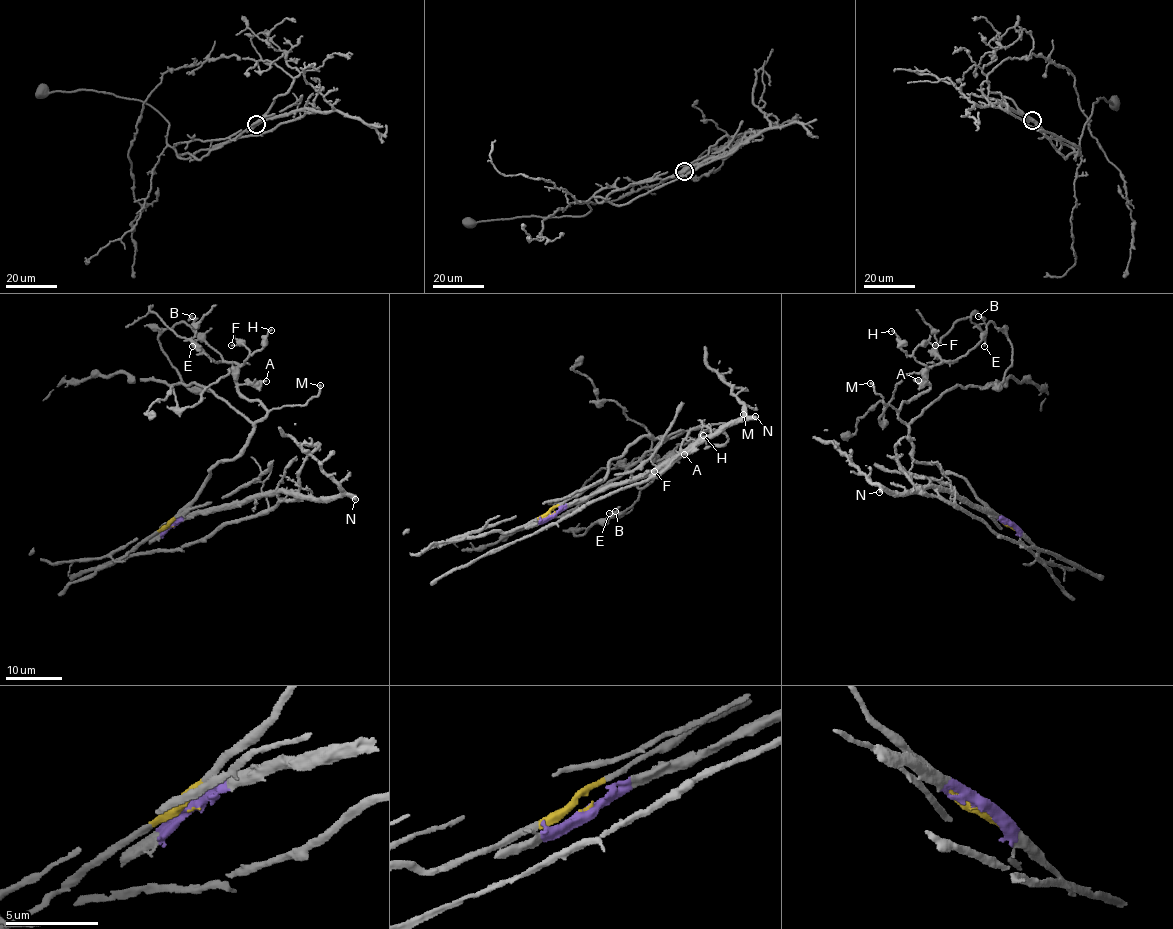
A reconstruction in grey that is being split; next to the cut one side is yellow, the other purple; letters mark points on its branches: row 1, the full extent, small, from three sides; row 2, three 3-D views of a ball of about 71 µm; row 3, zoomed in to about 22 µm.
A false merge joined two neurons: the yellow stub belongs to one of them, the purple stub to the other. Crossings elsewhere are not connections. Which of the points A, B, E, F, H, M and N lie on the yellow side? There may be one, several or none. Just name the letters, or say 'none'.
A, B, E, F, H, M

